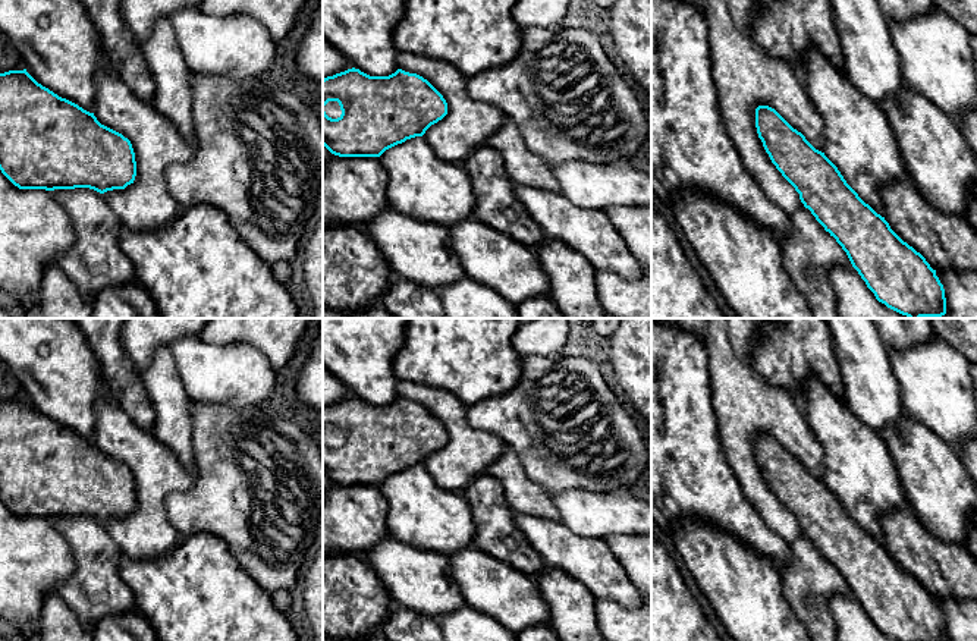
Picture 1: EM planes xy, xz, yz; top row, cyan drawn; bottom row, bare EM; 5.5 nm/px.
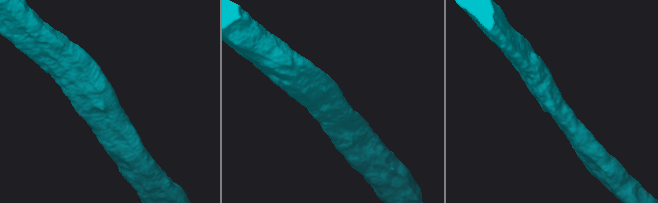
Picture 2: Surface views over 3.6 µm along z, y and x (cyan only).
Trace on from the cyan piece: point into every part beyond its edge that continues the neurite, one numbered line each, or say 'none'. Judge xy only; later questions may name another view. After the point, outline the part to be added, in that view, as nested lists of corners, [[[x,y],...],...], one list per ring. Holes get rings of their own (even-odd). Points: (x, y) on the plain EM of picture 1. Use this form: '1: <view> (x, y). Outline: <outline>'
none

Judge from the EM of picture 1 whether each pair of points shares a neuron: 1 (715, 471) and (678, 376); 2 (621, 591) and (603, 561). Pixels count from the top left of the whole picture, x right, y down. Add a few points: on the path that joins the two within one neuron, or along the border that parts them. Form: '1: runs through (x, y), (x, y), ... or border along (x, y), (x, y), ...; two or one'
1: runs through (691, 448), (678, 434), (678, 399); one
2: runs through (613, 584), (603, 574), (603, 568); one

